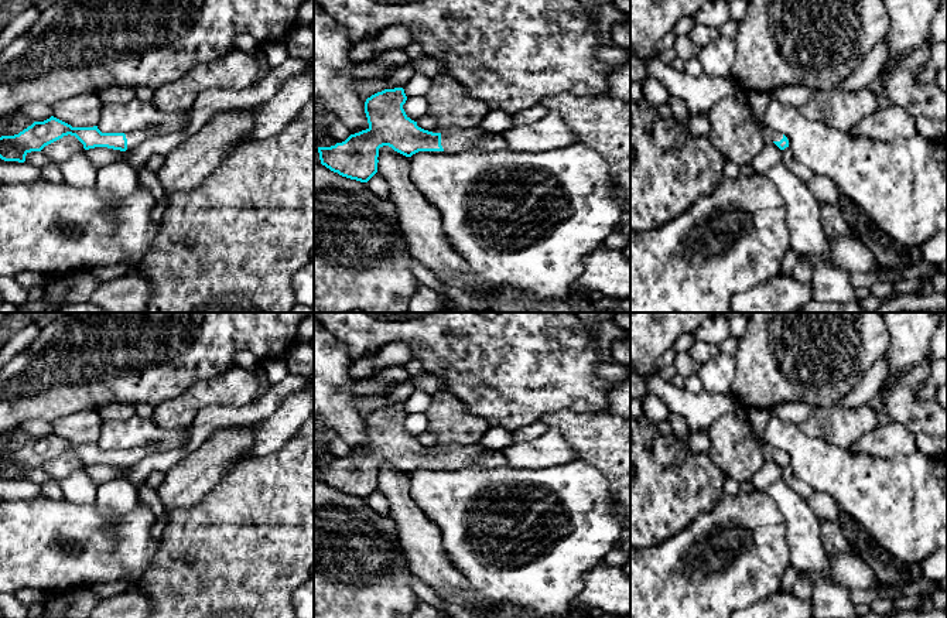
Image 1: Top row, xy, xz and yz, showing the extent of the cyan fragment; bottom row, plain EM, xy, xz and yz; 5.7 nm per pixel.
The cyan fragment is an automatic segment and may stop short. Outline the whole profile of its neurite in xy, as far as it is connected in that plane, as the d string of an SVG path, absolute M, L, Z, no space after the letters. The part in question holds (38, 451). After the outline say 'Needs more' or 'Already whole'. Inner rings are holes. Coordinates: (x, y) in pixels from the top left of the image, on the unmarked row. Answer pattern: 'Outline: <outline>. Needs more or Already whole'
Outline: M51 433L44 438L34 438L31 443L14 453L0 454L0 475L4 478L24 479L31 468L41 468L45 462L62 455L75 453L85 467L107 464L126 468L134 465L141 458L155 453L151 445L131 450L102 450L98 443L72 444L71 441Z. Needs more

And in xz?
Outline: M403 404L384 406L367 414L365 430L369 444L335 462L318 464L321 481L342 494L367 499L377 489L379 465L383 462L411 474L418 468L462 468L490 453L479 443L451 444L442 450L424 447L406 431L406 417Z. Needs more

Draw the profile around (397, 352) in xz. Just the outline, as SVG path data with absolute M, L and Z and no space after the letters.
M404 342L384 345L373 361L373 372L377 373L393 365L406 365L411 358L411 349Z

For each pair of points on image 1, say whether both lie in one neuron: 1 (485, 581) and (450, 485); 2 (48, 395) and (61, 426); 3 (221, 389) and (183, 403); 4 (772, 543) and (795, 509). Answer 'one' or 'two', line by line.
1: one
2: two
3: one
4: two

